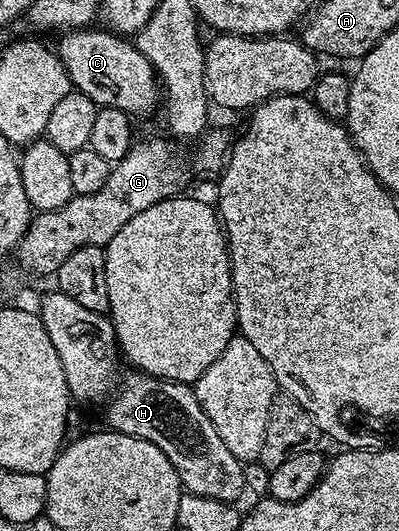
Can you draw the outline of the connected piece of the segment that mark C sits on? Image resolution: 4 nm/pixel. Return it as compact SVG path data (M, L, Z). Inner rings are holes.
M74 28L56 45L58 58L70 77L75 91L88 96L100 108L114 106L125 114L146 114L160 102L160 83L152 64L138 51L137 45L109 29Z

